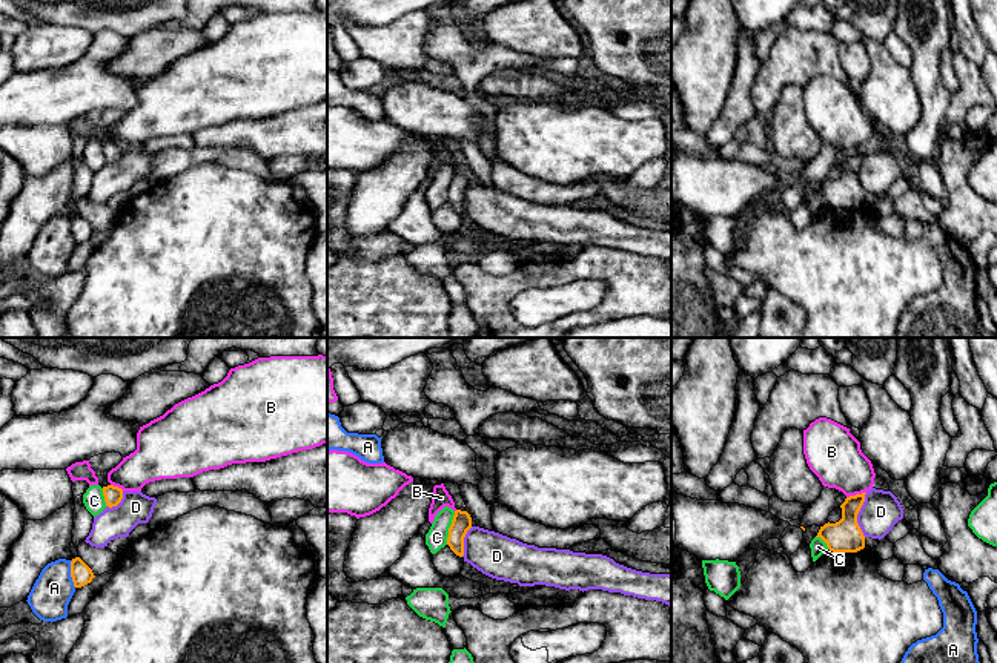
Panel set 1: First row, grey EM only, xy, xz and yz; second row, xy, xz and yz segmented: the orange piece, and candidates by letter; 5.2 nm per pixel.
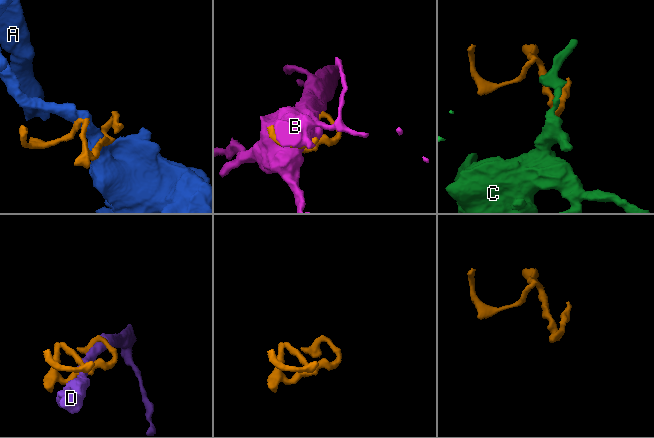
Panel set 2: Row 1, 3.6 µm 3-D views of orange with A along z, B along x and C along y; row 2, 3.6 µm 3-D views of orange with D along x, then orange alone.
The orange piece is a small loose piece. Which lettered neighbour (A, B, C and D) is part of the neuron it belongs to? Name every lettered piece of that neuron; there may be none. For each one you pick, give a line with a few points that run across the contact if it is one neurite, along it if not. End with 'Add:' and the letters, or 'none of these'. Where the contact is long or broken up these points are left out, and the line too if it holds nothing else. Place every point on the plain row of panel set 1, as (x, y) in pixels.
Add: none of these

